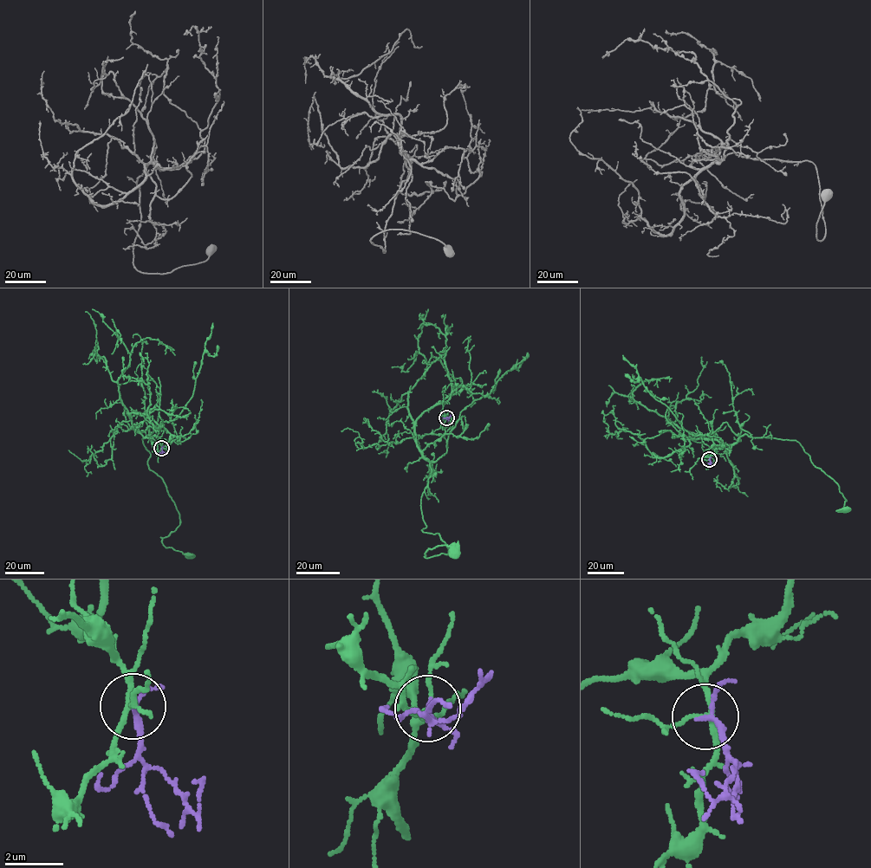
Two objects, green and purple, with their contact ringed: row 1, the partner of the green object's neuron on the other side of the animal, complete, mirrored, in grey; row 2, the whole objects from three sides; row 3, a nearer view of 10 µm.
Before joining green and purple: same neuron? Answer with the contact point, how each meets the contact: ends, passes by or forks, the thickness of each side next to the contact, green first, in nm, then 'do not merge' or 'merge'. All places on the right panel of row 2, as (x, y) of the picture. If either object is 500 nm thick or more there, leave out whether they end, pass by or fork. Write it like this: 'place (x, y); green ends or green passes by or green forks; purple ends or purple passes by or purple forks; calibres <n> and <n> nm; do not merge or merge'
place (709, 459); green forks; purple passes by; calibres 150 and 170 nm; do not merge

